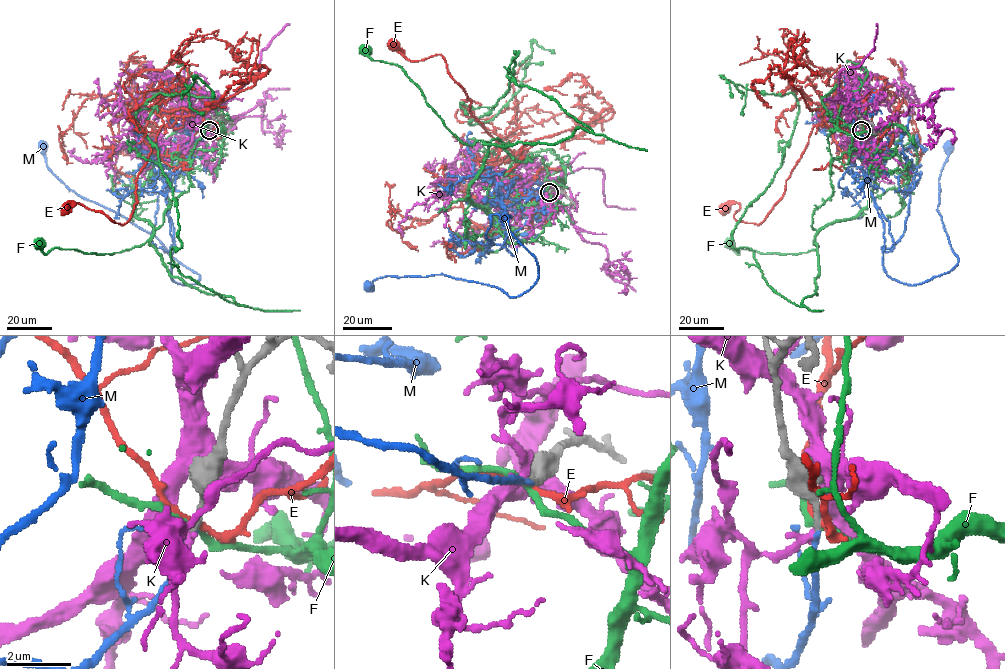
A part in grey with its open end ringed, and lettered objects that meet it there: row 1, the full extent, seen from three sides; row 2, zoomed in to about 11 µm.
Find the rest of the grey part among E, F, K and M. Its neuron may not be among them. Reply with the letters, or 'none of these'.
M

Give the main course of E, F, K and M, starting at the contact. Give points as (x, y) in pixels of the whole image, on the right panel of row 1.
E: (862, 130), (861, 115), (827, 109), (835, 115), (813, 127), (761, 223), (738, 221), (737, 203), (724, 210)
F: (862, 130), (895, 124), (900, 138), (856, 216), (829, 223), (818, 246), (800, 253), (738, 254), (729, 243)
K: (862, 130), (866, 142), (856, 146), (822, 121), (834, 105), (849, 105), (837, 94), (836, 83), (842, 83)
M: (862, 130), (877, 157), (865, 177), (883, 268), (909, 285), (958, 259), (937, 208), (948, 147)

